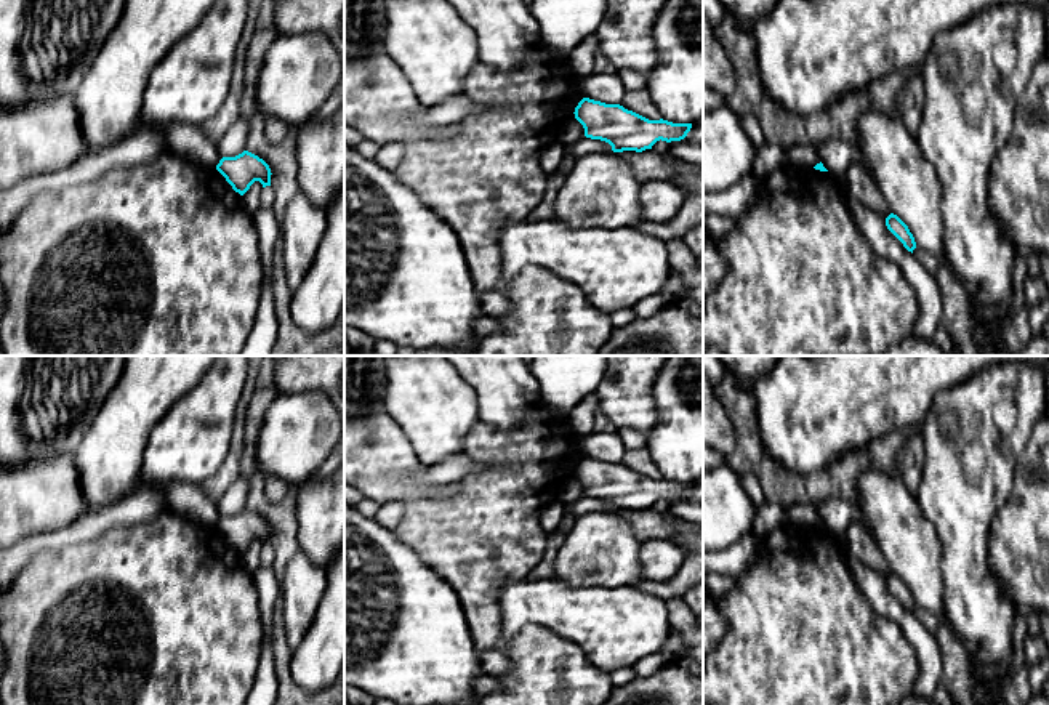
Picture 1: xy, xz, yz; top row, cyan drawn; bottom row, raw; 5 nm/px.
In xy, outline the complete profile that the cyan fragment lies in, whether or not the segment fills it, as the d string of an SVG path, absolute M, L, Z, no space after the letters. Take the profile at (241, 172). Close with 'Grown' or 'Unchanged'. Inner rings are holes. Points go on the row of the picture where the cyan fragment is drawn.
M248 151L235 157L223 157L216 170L240 195L243 195L255 181L259 181L263 187L271 186L272 173L269 165Z. Unchanged

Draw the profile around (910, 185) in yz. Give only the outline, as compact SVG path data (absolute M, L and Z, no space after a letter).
M870 109L858 117L852 143L892 213L908 226L916 247L943 258L938 175L902 119Z

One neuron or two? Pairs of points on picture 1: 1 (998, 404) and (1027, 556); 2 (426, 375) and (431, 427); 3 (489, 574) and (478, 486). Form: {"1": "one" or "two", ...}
{"1": "two", "2": "one", "3": "one"}

